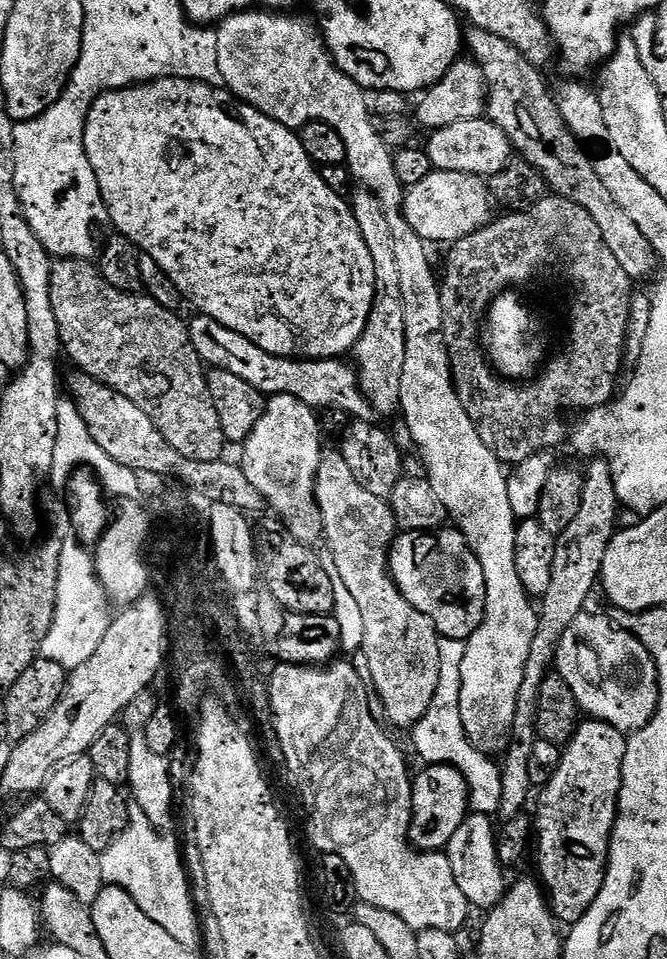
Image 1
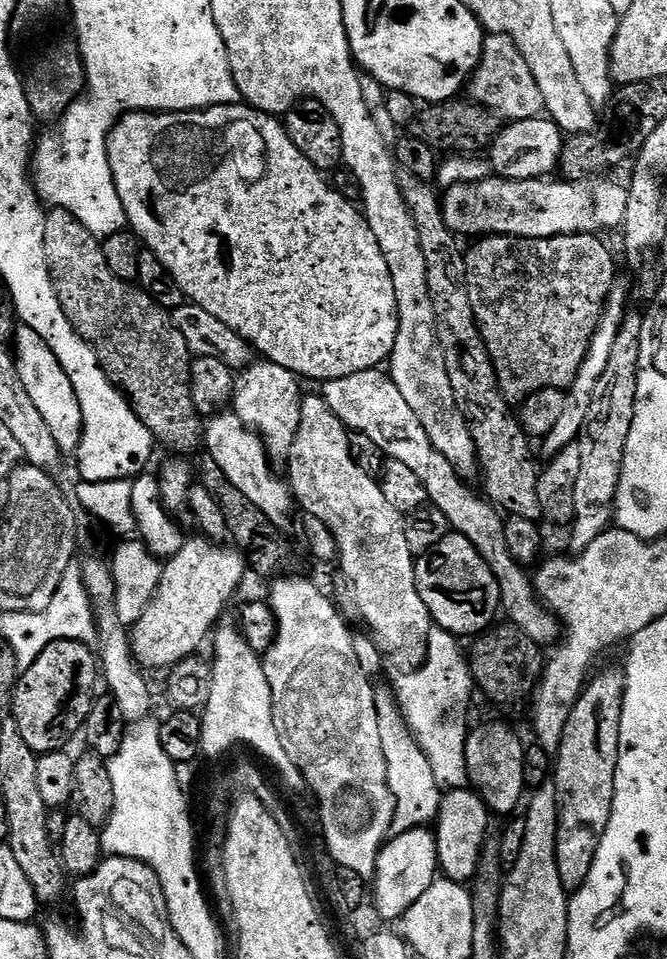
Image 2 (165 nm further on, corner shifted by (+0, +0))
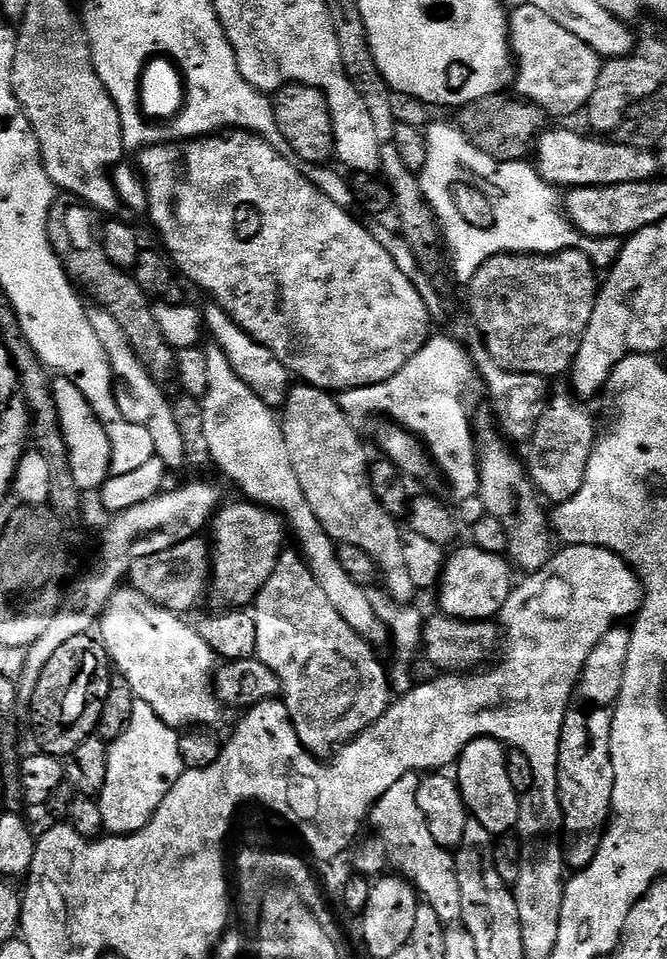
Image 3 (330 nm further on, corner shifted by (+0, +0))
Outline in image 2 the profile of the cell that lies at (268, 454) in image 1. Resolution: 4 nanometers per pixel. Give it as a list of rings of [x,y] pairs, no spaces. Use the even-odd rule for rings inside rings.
[[[266,359],[249,364],[247,368],[237,371],[235,377],[231,411],[235,412],[238,418],[242,418],[245,426],[264,441],[264,449],[268,451],[269,460],[287,461],[302,422],[301,381],[290,370],[271,364]]]

